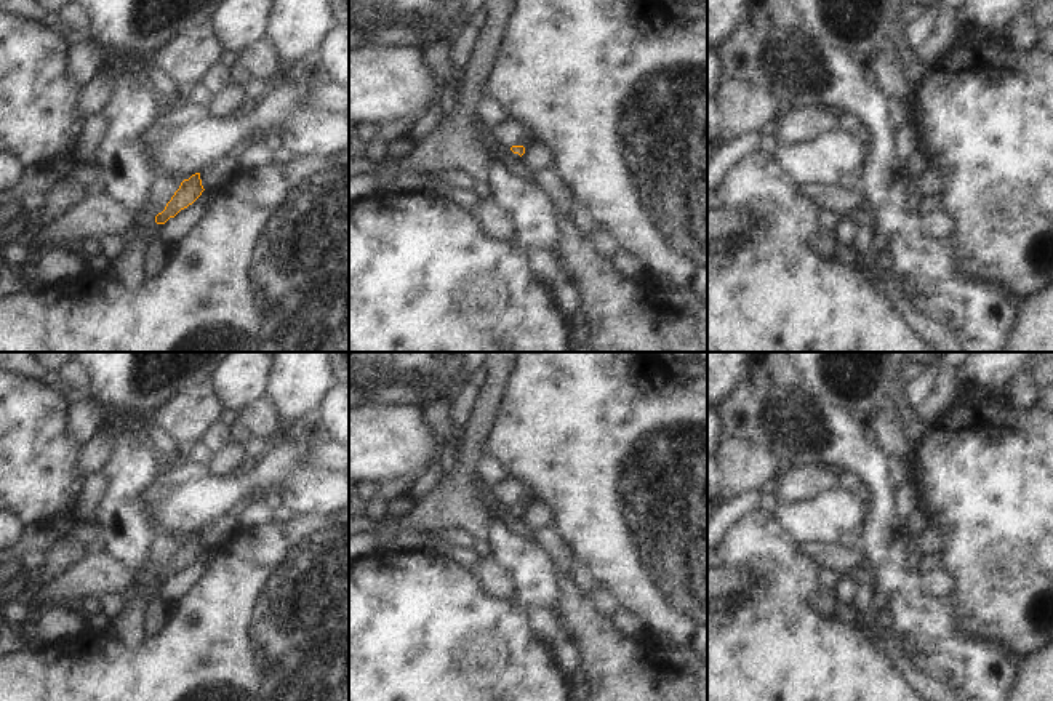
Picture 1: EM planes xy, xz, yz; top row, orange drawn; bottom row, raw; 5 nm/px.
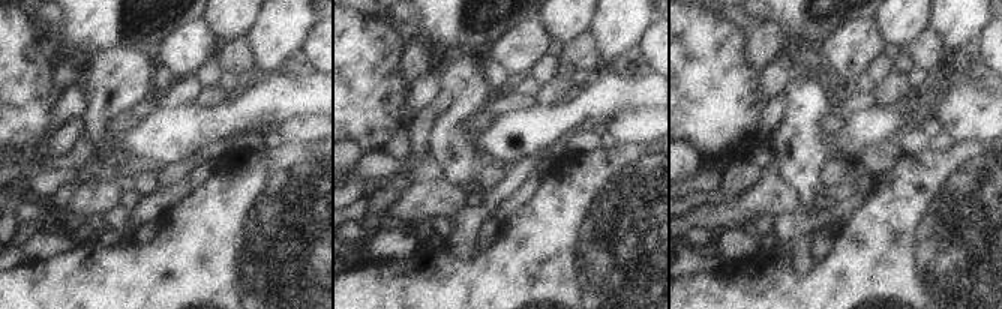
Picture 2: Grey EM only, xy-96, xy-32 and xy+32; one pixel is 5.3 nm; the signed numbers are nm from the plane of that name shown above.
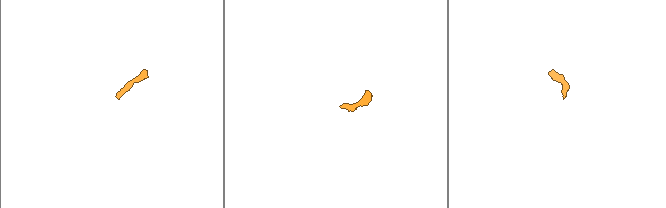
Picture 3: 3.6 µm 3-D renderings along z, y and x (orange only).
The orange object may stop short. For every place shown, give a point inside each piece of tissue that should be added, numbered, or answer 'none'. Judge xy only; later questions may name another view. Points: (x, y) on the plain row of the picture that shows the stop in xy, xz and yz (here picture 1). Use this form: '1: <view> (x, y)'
1: xy (128, 626)

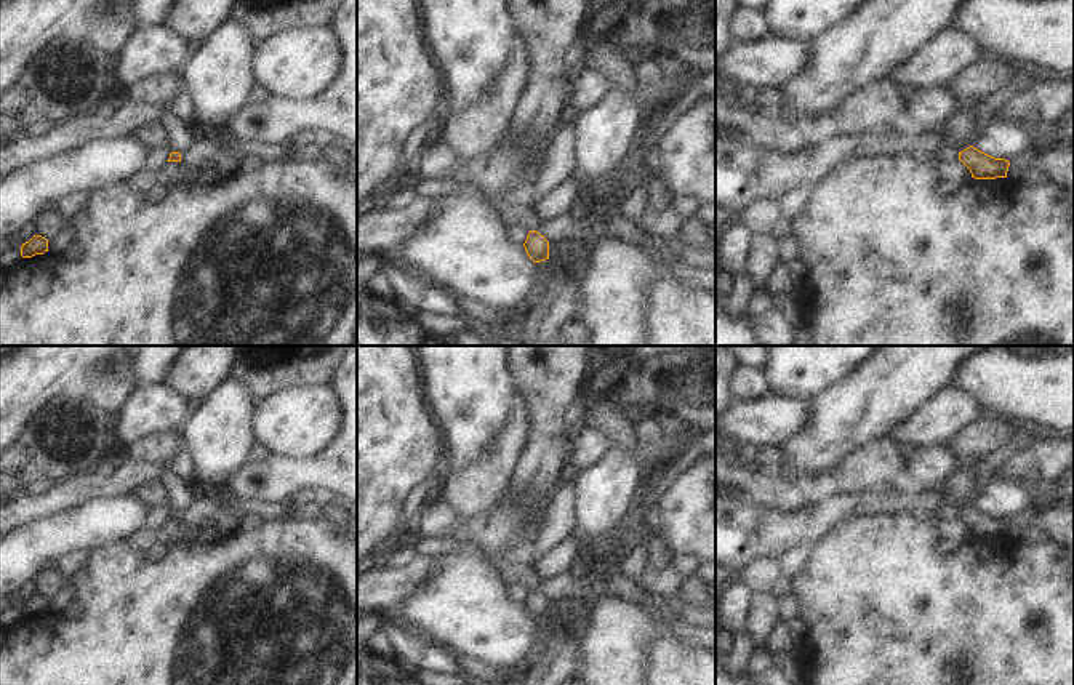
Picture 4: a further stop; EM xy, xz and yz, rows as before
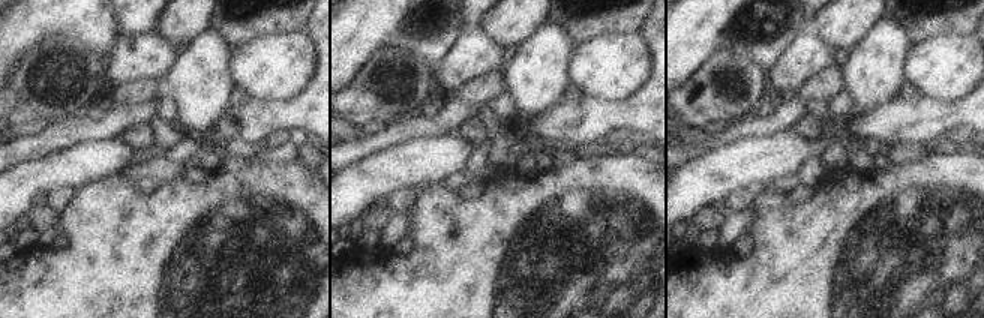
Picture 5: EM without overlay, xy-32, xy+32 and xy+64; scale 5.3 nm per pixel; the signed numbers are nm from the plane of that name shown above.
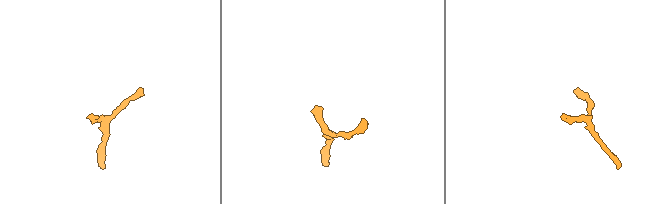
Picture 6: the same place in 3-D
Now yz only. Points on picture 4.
1: yz (959, 492)

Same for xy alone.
1: xy (180, 496)

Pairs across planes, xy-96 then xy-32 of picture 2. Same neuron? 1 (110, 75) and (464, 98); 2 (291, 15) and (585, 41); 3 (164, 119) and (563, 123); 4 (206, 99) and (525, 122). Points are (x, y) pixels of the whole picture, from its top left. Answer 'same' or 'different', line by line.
1: same
2: different
3: same
4: different

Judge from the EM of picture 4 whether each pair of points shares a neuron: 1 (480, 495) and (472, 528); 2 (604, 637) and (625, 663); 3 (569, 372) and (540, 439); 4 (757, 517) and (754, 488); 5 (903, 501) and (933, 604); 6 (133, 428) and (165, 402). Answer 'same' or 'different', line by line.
1: different
2: same
3: same
4: different
5: different
6: same

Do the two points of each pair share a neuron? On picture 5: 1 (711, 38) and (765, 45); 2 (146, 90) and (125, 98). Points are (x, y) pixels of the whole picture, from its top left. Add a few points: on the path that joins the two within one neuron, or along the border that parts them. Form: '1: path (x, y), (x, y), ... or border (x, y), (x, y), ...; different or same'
1: path (725, 38), (752, 41); same
2: path (141, 92), (129, 95); same

